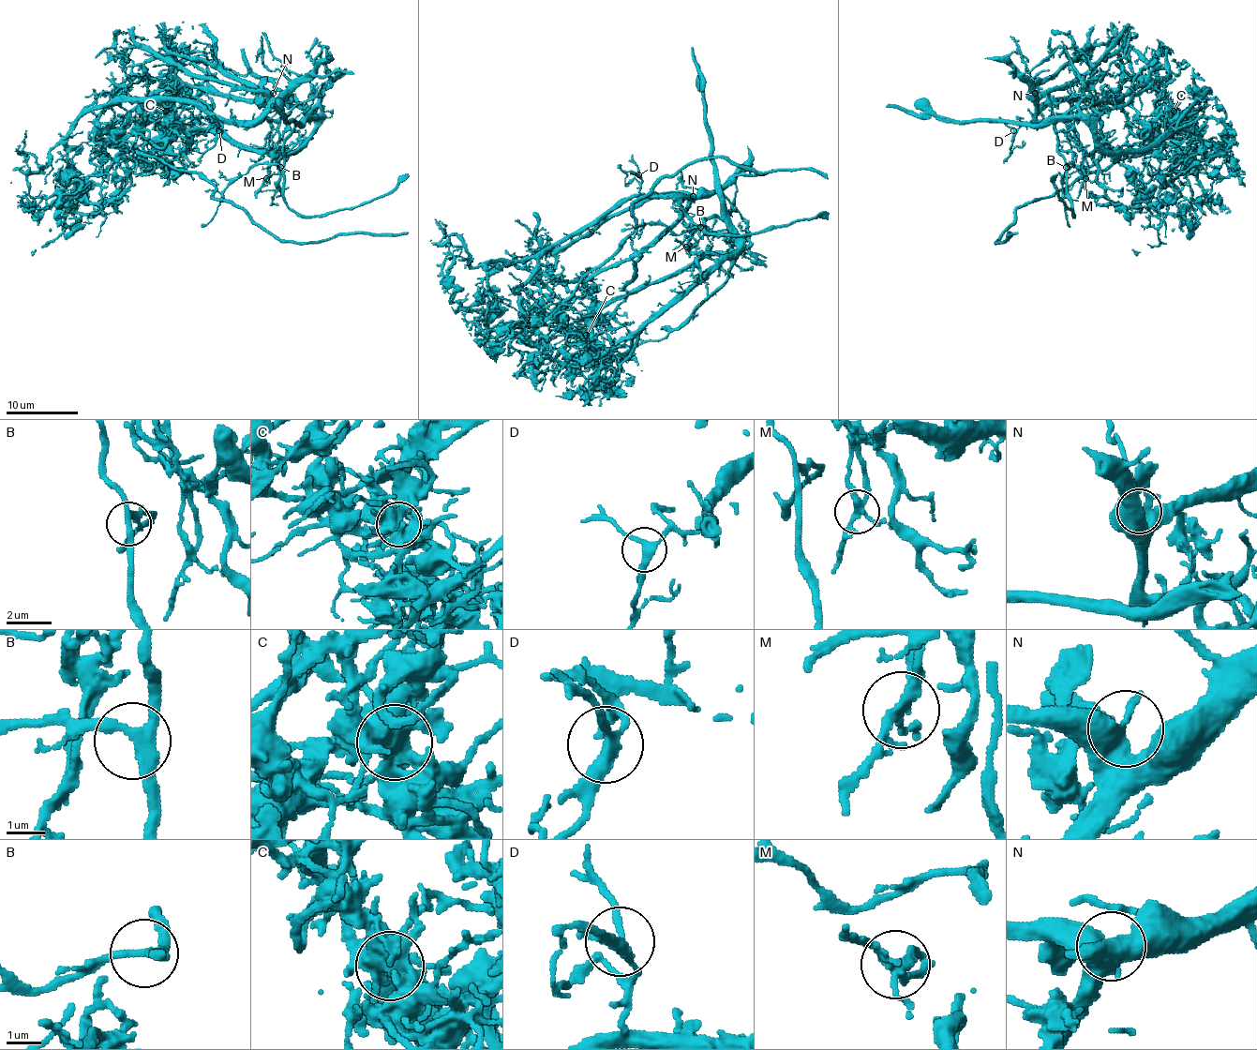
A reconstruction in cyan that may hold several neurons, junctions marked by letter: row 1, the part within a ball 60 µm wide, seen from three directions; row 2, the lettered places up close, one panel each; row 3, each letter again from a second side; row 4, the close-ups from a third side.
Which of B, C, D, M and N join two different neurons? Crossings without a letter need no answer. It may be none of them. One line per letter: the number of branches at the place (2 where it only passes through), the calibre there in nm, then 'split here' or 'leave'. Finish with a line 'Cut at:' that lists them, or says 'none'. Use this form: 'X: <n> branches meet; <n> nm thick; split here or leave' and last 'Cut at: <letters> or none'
B: 3 branches meet; 280 nm thick; leave
C: 4 branches meet; 550 nm thick; split here
D: 3 branches meet; 280 nm thick; leave
M: 4 branches meet; 240 nm thick; split here
N: 3 branches meet; 440 nm thick; leave
Cut at: C, M

